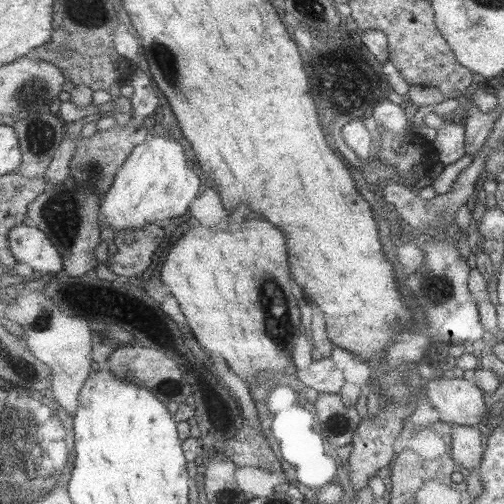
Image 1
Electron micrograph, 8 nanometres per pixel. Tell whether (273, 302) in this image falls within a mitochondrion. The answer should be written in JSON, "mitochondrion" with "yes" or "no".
{"mitochondrion":"yes"}

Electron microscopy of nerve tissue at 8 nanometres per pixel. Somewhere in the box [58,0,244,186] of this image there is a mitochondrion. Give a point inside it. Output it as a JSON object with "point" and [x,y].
{"point":[172,73]}

